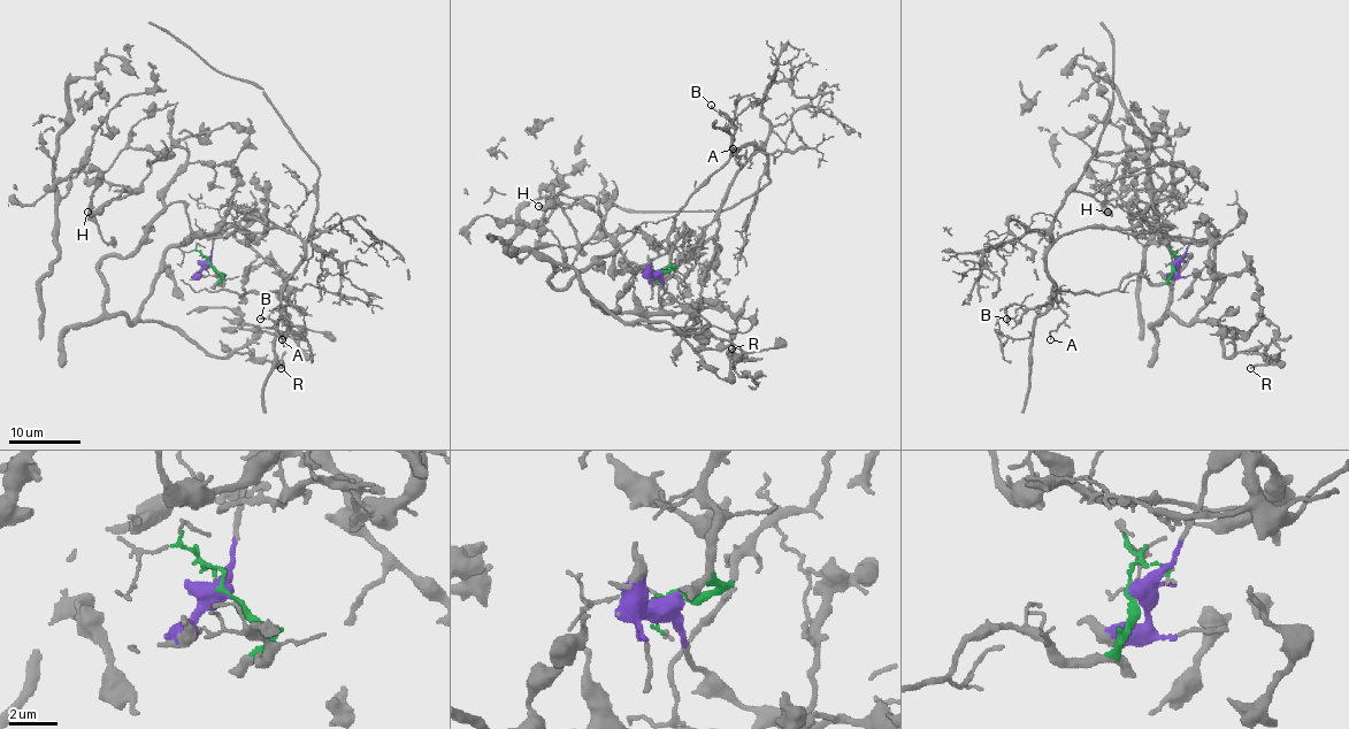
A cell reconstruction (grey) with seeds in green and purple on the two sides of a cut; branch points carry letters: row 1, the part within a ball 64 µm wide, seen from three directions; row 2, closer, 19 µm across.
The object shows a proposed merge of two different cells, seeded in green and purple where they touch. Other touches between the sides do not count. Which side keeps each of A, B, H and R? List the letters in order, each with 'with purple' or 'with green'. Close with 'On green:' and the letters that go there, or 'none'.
A: with green
B: with green
H: with purple
R: with purple
On green: A, B

